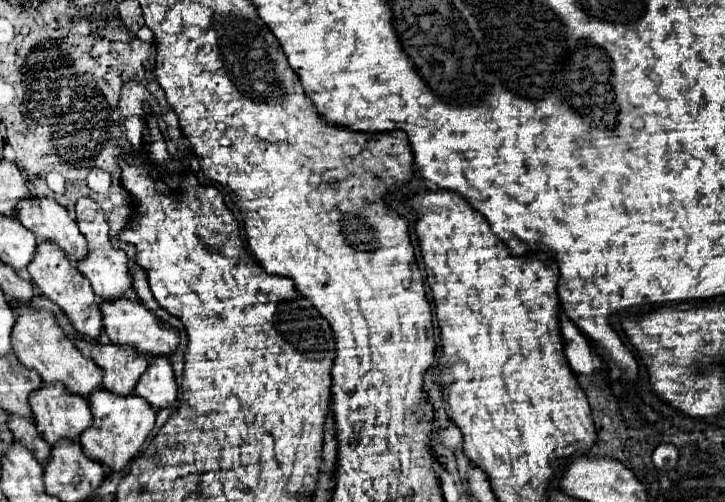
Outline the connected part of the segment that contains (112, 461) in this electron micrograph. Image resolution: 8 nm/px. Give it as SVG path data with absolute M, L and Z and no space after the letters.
M98 388L90 396L92 398L88 398L88 402L94 420L92 426L80 436L80 446L84 454L88 454L88 458L102 462L112 472L122 472L138 454L144 440L150 436L156 412L152 410L152 406L148 406L148 402L144 402L144 398L136 394L116 396L104 388Z

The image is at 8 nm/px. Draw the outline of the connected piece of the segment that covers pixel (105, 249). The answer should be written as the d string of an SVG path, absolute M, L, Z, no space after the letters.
M80 198L76 202L76 218L78 218L80 232L88 240L88 256L84 260L80 260L76 264L76 268L90 280L92 290L100 300L112 302L112 300L130 296L134 286L132 286L132 274L128 270L128 256L124 250L118 250L112 246L112 242L108 238L108 222L104 218L102 208L90 198Z

